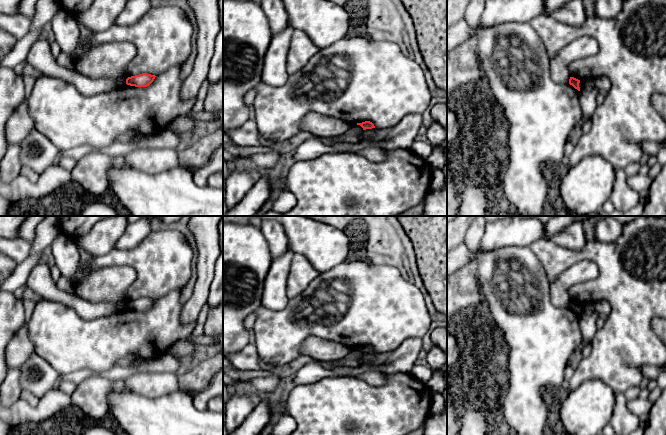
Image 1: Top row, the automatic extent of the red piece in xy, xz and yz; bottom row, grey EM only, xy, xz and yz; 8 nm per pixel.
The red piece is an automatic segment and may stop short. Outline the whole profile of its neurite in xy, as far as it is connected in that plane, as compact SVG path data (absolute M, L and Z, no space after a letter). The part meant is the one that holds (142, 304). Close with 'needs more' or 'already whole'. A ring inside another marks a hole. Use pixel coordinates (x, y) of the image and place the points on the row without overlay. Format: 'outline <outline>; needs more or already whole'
outline M142 297L139 299L131 300L126 303L126 308L135 311L147 311L155 303L155 299Z; already whole

